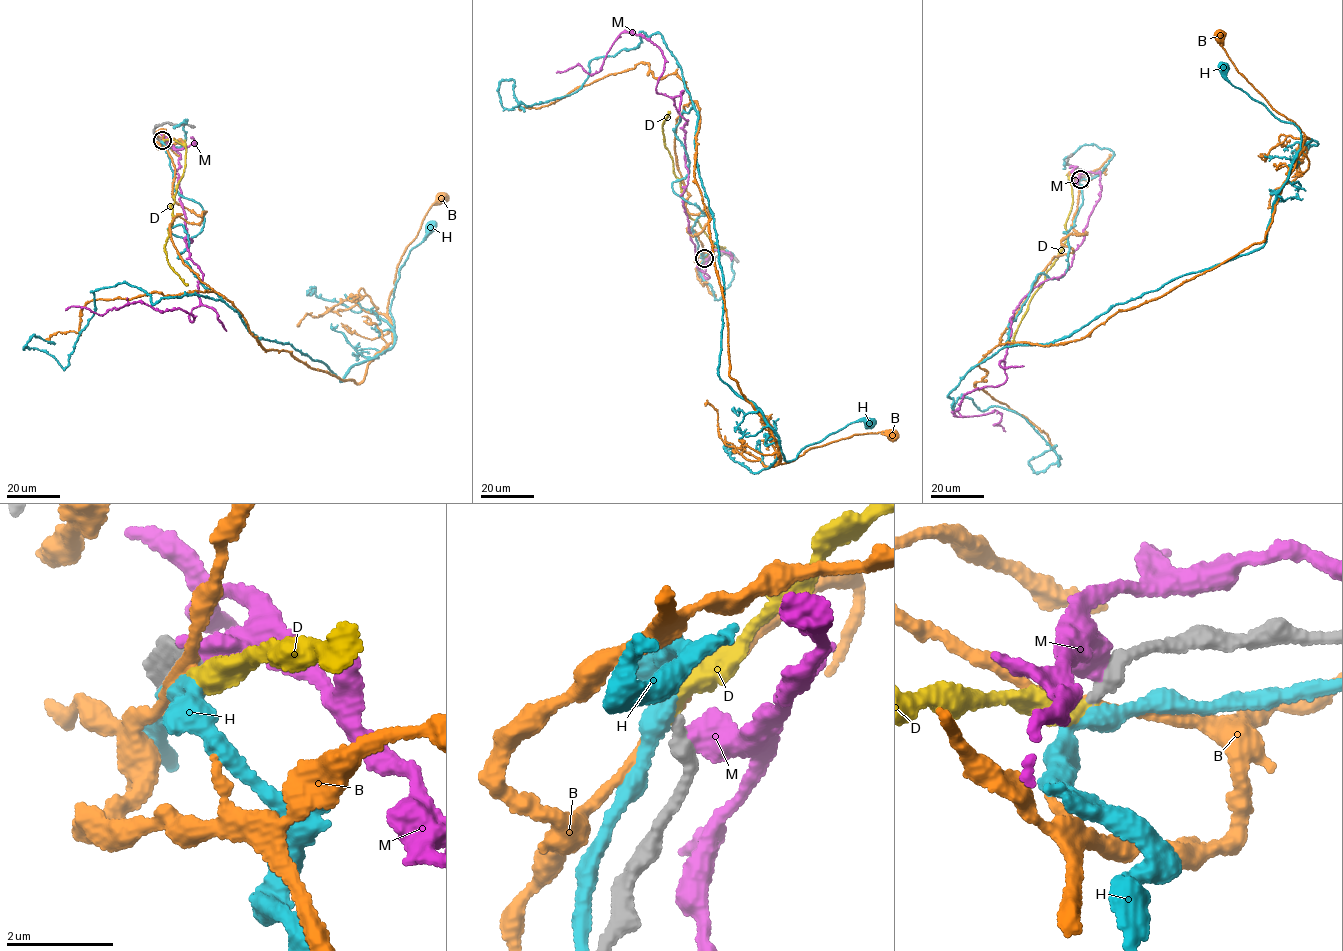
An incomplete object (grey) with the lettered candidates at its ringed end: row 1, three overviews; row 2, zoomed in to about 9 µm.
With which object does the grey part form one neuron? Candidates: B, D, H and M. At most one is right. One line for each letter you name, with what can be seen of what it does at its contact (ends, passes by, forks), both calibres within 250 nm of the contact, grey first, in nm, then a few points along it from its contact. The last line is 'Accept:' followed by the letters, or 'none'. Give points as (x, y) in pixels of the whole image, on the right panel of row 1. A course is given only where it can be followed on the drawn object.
D: it ends | 320/320 nm | via (1080, 179), (1068, 178), (1072, 203), (1065, 224), (1066, 240), (1028, 304), (1013, 342), (1009, 345)
Accept: D

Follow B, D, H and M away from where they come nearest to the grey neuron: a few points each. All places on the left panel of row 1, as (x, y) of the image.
B: (162, 141), (174, 200), (205, 212), (170, 224), (183, 263), (263, 349), (356, 383), (442, 196)
D: (163, 140), (174, 139), (185, 148), (184, 171), (171, 207), (172, 221), (164, 249), (169, 266), (187, 284)
H: (162, 141), (203, 210), (199, 233), (169, 228), (179, 257), (256, 337), (340, 382), (393, 345), (430, 226)
M: (162, 139), (179, 153), (184, 240), (203, 274), (192, 322), (143, 303), (65, 310)

